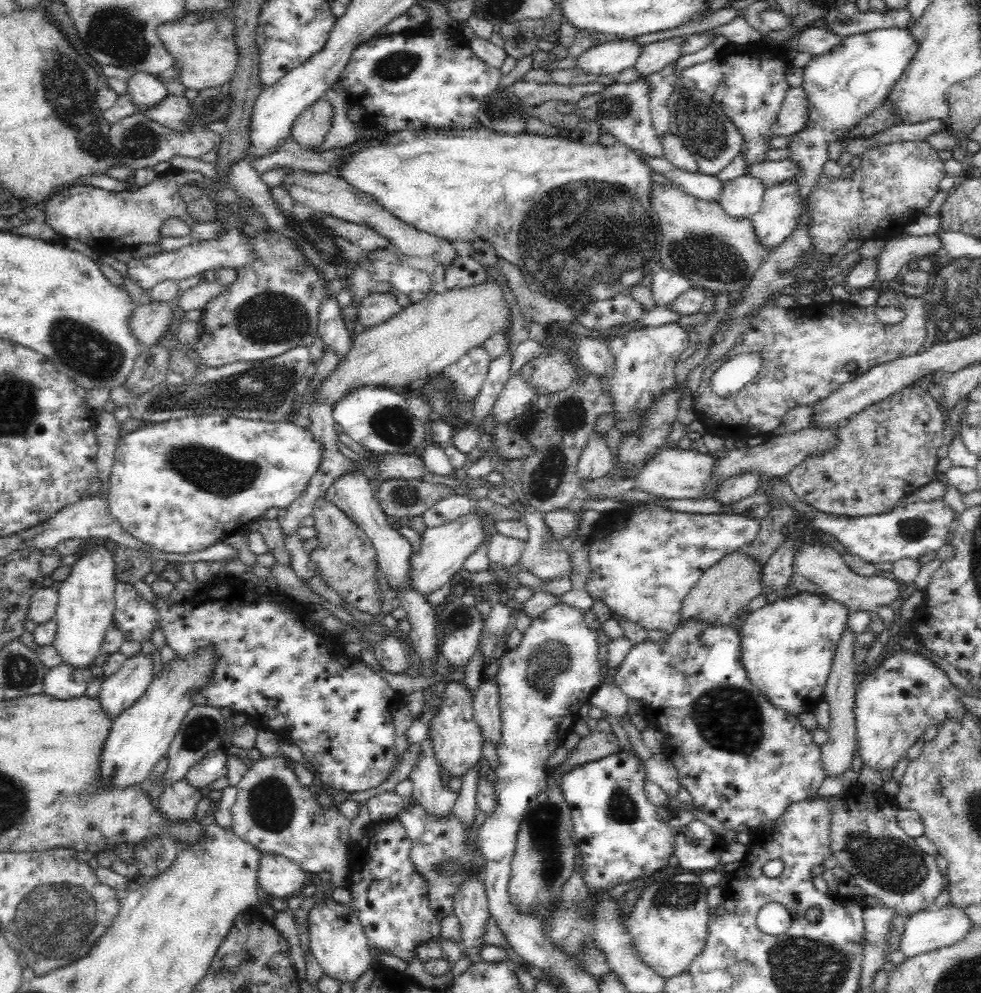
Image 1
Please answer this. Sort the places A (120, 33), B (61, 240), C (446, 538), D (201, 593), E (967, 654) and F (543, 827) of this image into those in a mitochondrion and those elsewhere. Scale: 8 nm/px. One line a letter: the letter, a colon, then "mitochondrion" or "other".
A: mitochondrion
B: other
C: other
D: other
E: other
F: mitochondrion

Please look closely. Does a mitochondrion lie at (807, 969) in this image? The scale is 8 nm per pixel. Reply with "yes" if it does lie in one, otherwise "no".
yes

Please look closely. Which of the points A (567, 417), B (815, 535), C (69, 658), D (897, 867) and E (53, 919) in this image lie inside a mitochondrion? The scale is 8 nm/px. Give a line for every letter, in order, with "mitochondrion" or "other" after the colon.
A: mitochondrion
B: other
C: other
D: mitochondrion
E: mitochondrion

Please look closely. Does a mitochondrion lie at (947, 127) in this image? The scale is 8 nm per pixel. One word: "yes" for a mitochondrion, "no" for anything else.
no

